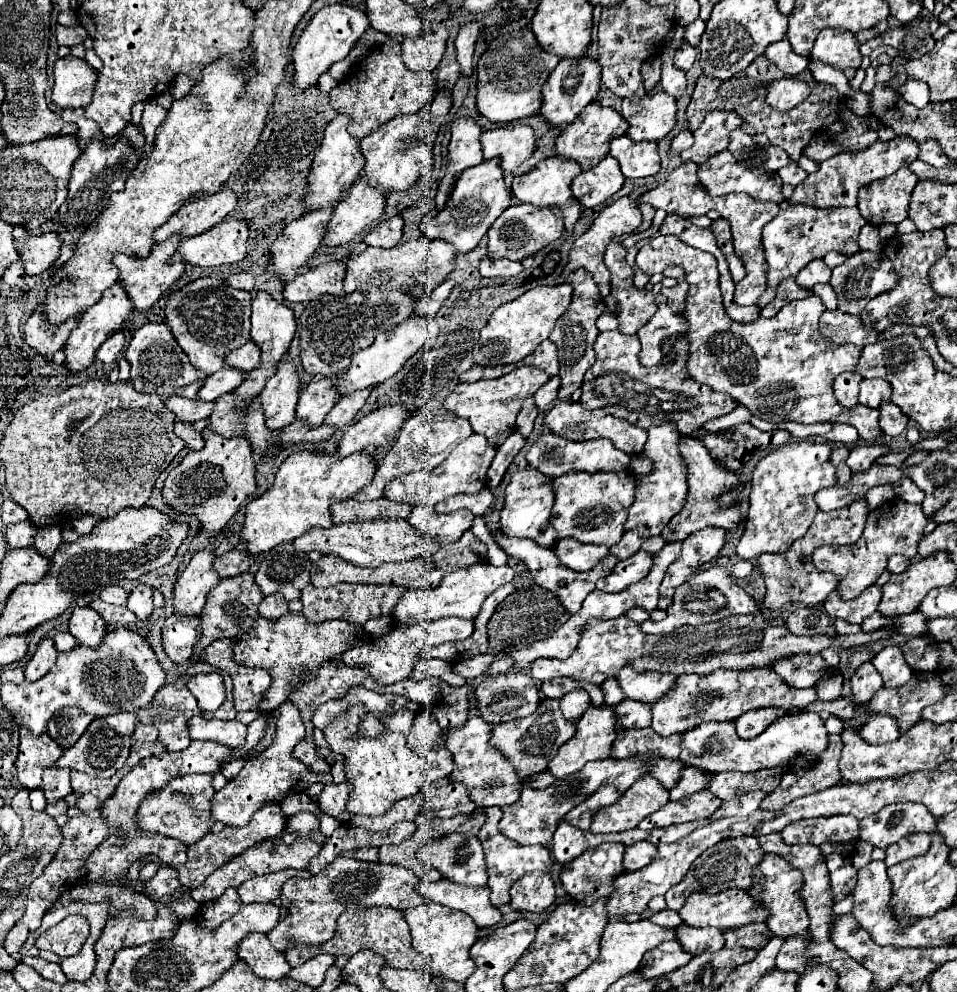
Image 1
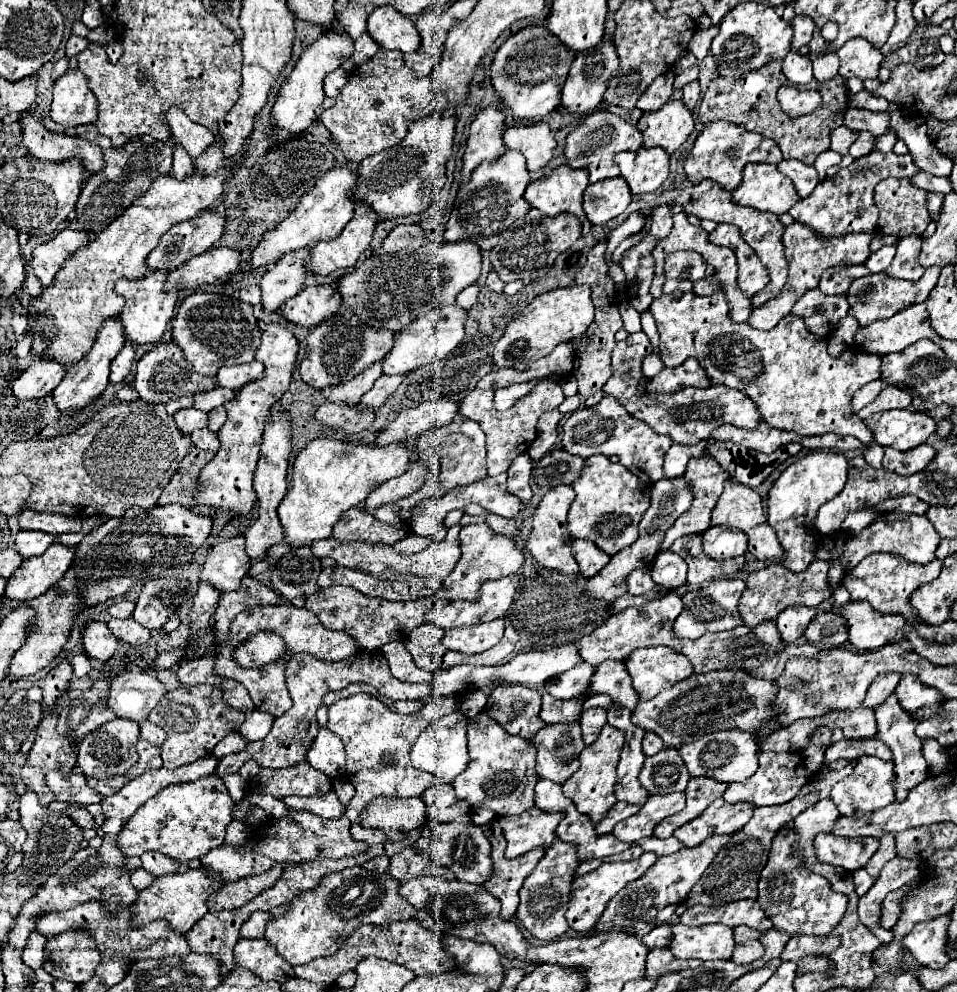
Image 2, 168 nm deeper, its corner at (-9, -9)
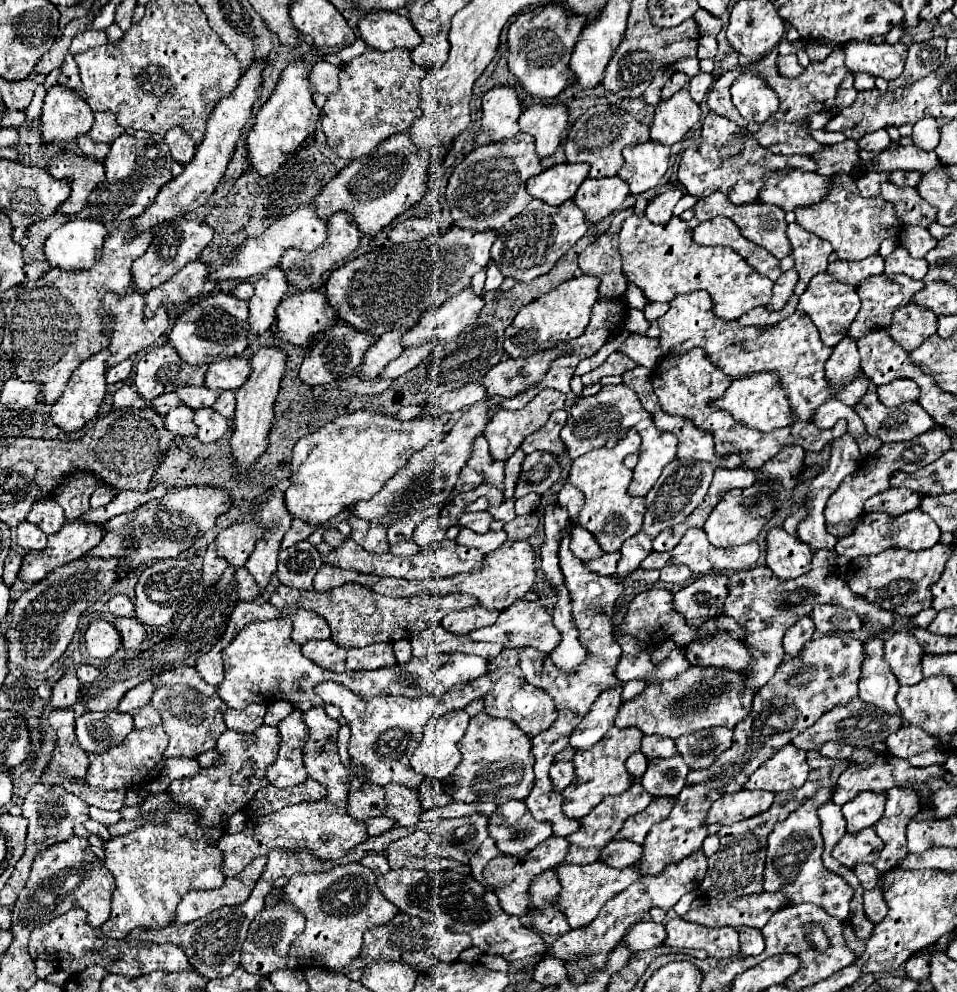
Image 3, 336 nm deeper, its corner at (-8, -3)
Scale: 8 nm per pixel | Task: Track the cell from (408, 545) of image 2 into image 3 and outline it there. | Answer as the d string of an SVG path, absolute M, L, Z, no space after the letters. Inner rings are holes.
M403 541L403 543L395 543L389 547L391 555L401 555L401 557L409 557L409 555L417 555L419 553L419 545L415 541Z

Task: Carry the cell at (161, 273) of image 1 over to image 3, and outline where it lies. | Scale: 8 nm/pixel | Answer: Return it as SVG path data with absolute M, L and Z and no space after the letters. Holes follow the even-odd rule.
M129 293L121 299L117 299L117 295L107 295L103 299L103 307L101 307L101 315L111 319L111 343L109 343L109 359L107 359L107 367L113 367L133 355L137 355L139 351L143 351L145 347L153 345L169 327L169 315L165 311L165 307L159 307L157 313L145 321L143 319L143 307L145 307L145 295L137 295L137 293Z

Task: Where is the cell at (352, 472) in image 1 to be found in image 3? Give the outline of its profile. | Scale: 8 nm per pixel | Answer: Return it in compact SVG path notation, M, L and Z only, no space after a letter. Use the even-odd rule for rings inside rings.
M363 409L341 415L319 431L305 435L295 445L289 489L285 491L287 509L297 519L321 525L341 509L373 497L389 477L405 467L413 453L443 437L443 423L431 415L421 415L411 421L399 421L393 415Z

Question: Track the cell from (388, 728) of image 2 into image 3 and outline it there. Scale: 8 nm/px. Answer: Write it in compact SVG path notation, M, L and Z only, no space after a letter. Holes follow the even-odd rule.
M481 675L469 683L454 686L447 695L435 697L425 695L421 699L405 699L405 697L373 697L369 701L353 695L343 685L337 685L333 681L323 681L315 687L315 693L325 701L333 703L341 709L343 717L349 721L351 729L351 741L349 741L349 757L353 763L361 763L367 769L367 783L387 785L387 783L399 783L403 787L417 789L423 781L423 775L415 773L409 765L409 741L419 741L423 737L423 727L429 719L441 717L449 711L463 709L467 703L481 699L489 689L493 687L489 675Z

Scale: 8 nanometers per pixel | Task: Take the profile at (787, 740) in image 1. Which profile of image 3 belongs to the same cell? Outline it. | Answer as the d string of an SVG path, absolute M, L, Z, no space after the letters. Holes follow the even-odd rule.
M713 727L685 733L675 739L675 745L679 743L679 753L691 769L703 769L709 767L717 759L717 755L721 755L721 751L731 747L731 737L731 729Z

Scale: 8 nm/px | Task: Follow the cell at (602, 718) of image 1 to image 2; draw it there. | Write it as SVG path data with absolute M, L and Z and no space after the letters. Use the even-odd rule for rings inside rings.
M604 725L598 739L592 745L584 747L584 753L580 755L580 769L562 785L564 795L576 805L580 813L588 815L594 823L600 823L608 815L610 807L616 803L614 783L616 783L616 767L622 745L624 745L624 733L620 729Z

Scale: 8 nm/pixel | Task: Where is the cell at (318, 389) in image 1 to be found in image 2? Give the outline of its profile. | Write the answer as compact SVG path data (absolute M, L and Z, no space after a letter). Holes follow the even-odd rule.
M374 363L370 367L366 367L360 375L356 375L354 379L350 379L344 385L332 385L328 389L326 395L326 403L346 403L346 405L356 405L362 397L362 393L366 393L374 381L382 375L382 363Z

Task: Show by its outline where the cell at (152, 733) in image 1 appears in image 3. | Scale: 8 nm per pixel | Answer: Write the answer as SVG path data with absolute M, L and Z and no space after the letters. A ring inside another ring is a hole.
M145 705L145 707L137 709L135 715L133 715L133 719L135 719L135 727L137 727L137 729L151 727L151 725L159 725L159 723L161 723L159 711L155 711L151 705Z

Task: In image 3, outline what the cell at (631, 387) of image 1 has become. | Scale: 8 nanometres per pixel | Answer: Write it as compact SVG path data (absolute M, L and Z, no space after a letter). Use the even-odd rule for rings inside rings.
M761 371L757 375L745 375L741 379L735 379L727 393L713 405L729 411L739 423L759 431L773 431L777 427L787 427L793 423L793 409L789 405L785 389L781 387L781 377L773 371Z

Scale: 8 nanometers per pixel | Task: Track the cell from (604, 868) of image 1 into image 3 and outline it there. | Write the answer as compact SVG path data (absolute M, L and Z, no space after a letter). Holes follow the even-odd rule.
M611 841L601 851L601 861L615 869L623 869L623 867L637 863L637 859L641 857L641 851L643 851L643 847L633 841Z

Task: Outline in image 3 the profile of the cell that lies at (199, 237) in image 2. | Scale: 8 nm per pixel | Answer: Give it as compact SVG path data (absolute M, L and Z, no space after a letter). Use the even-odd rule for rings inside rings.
M173 219L169 223L161 223L153 229L153 241L143 257L133 261L131 275L133 275L133 289L141 295L149 293L151 289L159 287L167 279L171 279L179 269L183 269L189 261L197 261L201 251L211 243L213 229L209 225L189 221L189 219Z

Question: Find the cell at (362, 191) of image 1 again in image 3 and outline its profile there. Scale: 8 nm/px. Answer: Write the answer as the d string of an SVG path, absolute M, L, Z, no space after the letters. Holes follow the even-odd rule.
M343 211L337 213L337 215L331 215L327 219L327 239L321 247L317 247L315 251L311 251L309 255L305 255L301 249L289 249L283 257L281 257L281 271L285 273L285 279L291 287L295 287L297 291L307 291L313 283L317 283L321 279L321 275L325 271L329 271L335 263L343 261L347 255L351 255L357 247L359 247L359 239L361 239L361 233L359 229L353 225L353 219L349 219L349 215L345 215Z

